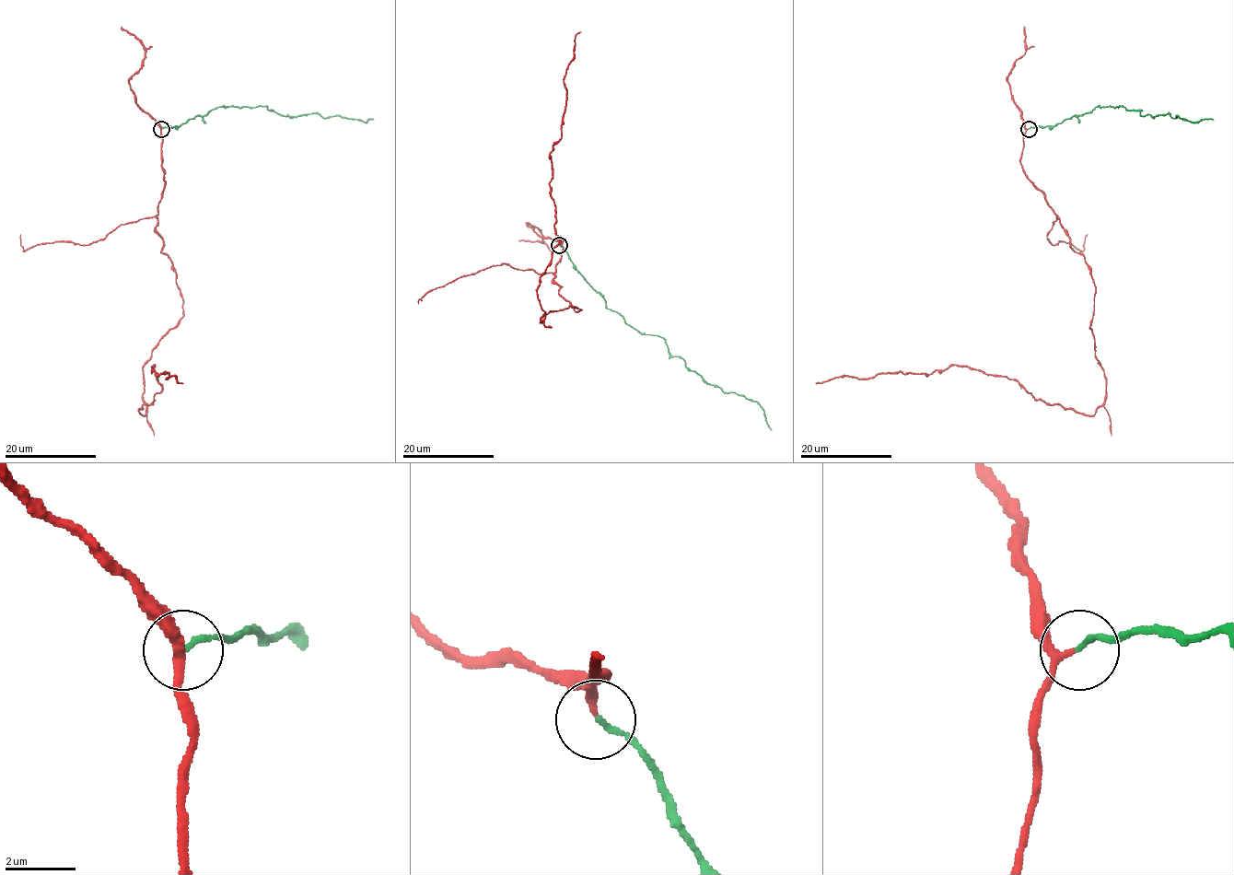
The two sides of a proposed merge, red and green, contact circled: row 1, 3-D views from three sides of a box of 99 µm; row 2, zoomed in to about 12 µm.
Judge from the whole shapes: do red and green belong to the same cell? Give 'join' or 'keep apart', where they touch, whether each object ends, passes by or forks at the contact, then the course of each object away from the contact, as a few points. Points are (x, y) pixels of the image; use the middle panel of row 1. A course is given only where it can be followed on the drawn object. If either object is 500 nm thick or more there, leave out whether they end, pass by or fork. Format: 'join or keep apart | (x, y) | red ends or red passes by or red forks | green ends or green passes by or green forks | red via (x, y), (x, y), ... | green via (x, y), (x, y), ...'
join | (559, 245) | red passes by | green ends | red via (559, 245), (553, 280), (580, 310), (541, 321), (540, 278), (560, 241), (550, 153), (580, 31) | green via (559, 245), (608, 309), (641, 332), (663, 337), (671, 355), (682, 358), (708, 383), (754, 400), (771, 430)

